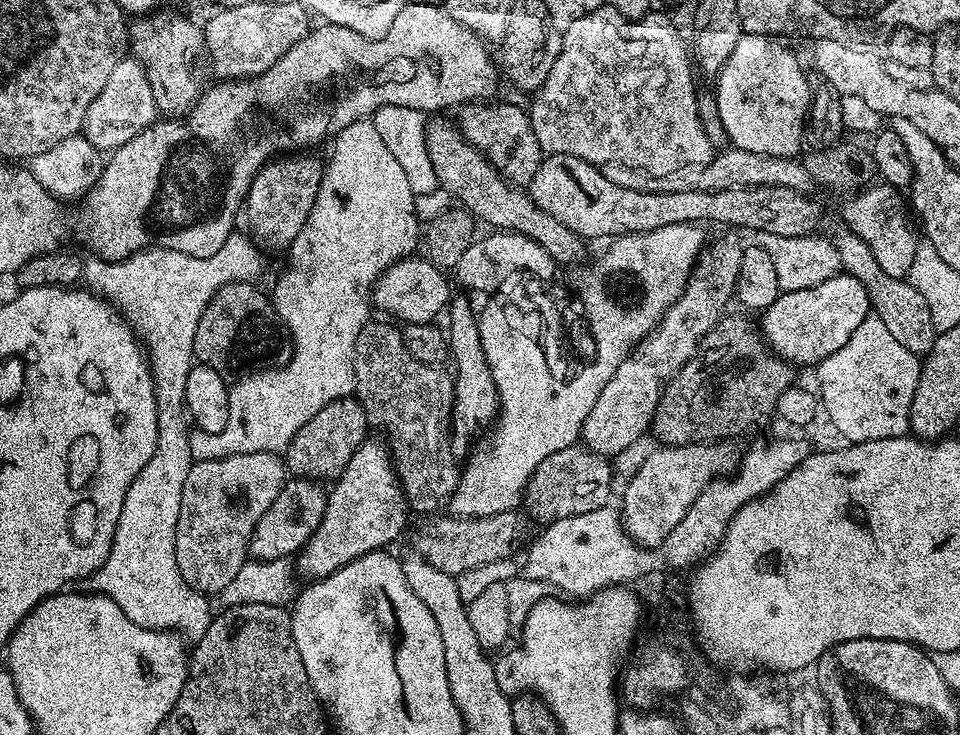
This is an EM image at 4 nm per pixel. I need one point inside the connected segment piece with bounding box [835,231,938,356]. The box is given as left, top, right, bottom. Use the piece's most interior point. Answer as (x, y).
(896, 302)

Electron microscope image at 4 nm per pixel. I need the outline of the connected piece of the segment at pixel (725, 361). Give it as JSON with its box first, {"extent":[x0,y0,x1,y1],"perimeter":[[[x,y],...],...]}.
{"extent":[651,315,794,445],"perimeter":[[[725,315],[718,321],[716,327],[712,328],[710,334],[704,336],[704,341],[701,342],[696,355],[686,362],[686,366],[682,366],[680,372],[677,372],[671,380],[665,383],[664,391],[660,394],[660,405],[656,407],[656,413],[652,416],[651,435],[656,435],[660,439],[657,441],[661,445],[715,444],[717,442],[735,441],[735,436],[744,436],[747,432],[754,431],[759,424],[766,423],[771,416],[774,416],[778,406],[778,398],[782,398],[784,391],[793,387],[792,372],[794,372],[793,365],[789,364],[787,360],[783,360],[780,356],[772,355],[768,345],[764,342],[764,337],[759,327],[753,321],[751,324],[744,316]]]}

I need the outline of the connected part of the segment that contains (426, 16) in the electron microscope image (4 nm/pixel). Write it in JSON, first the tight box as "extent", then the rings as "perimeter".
{"extent":[76,2,502,260],"perimeter":[[[406,2],[402,6],[402,10],[398,10],[398,18],[394,18],[394,26],[390,26],[390,30],[386,30],[386,34],[377,40],[362,38],[362,34],[357,34],[355,30],[346,30],[346,26],[334,26],[323,22],[317,23],[317,25],[317,28],[315,25],[301,40],[294,42],[294,46],[290,46],[290,50],[286,50],[286,54],[282,54],[282,58],[278,62],[274,62],[274,66],[270,66],[265,72],[257,76],[249,76],[246,80],[221,79],[216,82],[220,84],[214,85],[213,88],[205,87],[203,95],[183,118],[157,119],[155,124],[142,130],[142,134],[130,138],[130,142],[115,149],[110,156],[112,161],[108,160],[103,165],[101,176],[96,184],[89,189],[87,195],[83,197],[80,204],[84,205],[81,206],[80,213],[76,216],[77,238],[82,243],[89,244],[96,251],[93,253],[101,260],[124,260],[136,252],[153,247],[155,244],[161,248],[190,254],[194,258],[210,258],[214,254],[218,254],[218,250],[222,250],[226,238],[233,235],[235,228],[232,227],[236,224],[236,215],[239,212],[241,215],[242,209],[245,207],[248,191],[254,178],[264,169],[264,165],[269,163],[277,154],[296,154],[301,150],[315,149],[312,147],[322,143],[327,136],[328,139],[336,137],[343,128],[350,126],[350,122],[367,120],[378,109],[387,104],[406,106],[410,110],[418,110],[425,114],[440,114],[443,113],[440,112],[443,108],[456,110],[465,104],[491,101],[495,97],[492,95],[495,94],[500,80],[502,84],[502,76],[498,71],[497,61],[494,59],[493,53],[492,56],[488,53],[490,51],[489,45],[479,36],[475,36],[469,28],[462,26],[460,22],[454,22],[454,18],[450,18],[450,14],[439,3],[412,4],[412,2]]]}

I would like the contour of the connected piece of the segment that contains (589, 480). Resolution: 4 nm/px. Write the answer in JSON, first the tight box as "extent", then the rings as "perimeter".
{"extent":[522,446,614,526],"perimeter":[[[573,446],[550,454],[546,462],[536,467],[524,490],[522,504],[525,509],[528,507],[527,515],[533,521],[536,519],[540,526],[547,526],[574,514],[590,514],[590,510],[609,507],[612,488],[614,473],[609,457],[599,456],[586,446]]]}

